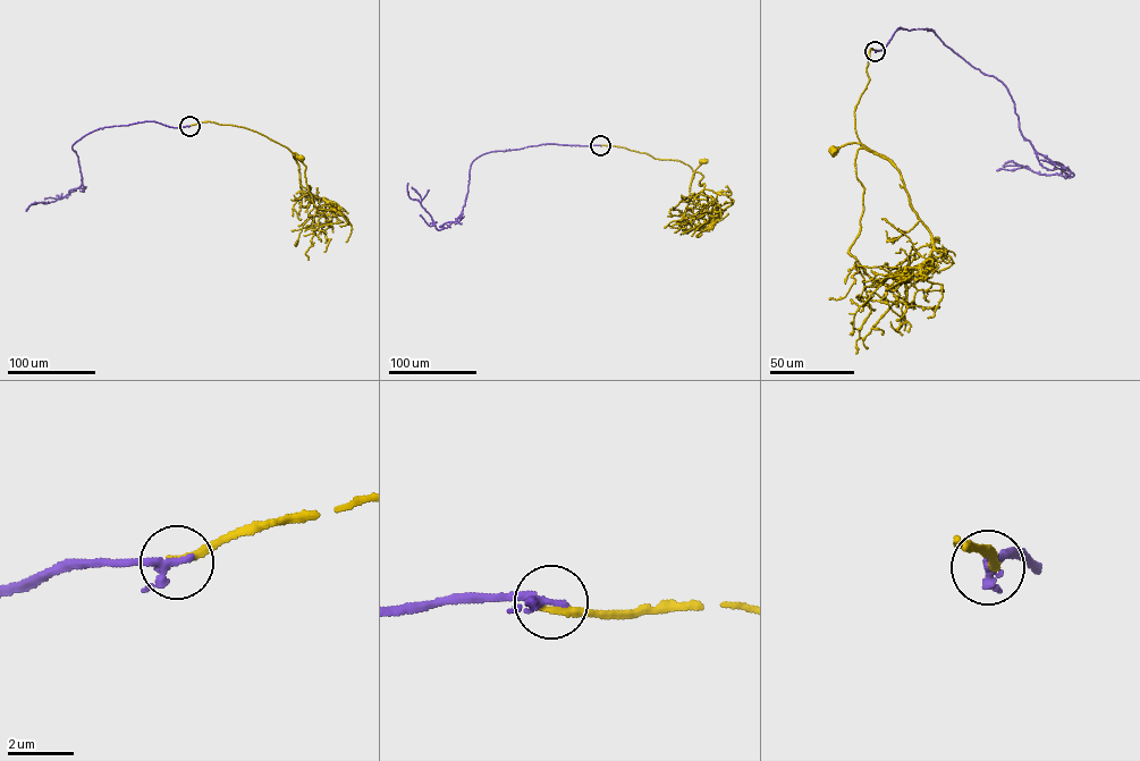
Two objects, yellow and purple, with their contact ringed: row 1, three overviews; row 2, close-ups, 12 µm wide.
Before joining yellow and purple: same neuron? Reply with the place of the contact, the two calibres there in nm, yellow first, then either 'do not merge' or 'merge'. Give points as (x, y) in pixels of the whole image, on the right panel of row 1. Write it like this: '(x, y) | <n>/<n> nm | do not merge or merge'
(875, 51) | 260/200 nm | do not merge

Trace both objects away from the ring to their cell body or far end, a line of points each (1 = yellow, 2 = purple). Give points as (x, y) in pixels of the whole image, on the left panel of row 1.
1: (190, 126), (207, 121), (243, 127), (287, 148), (293, 157), (294, 152), (301, 158)
2: (188, 126), (146, 121), (90, 133), (72, 146), (78, 157), (79, 186), (53, 201), (30, 205), (26, 211)

